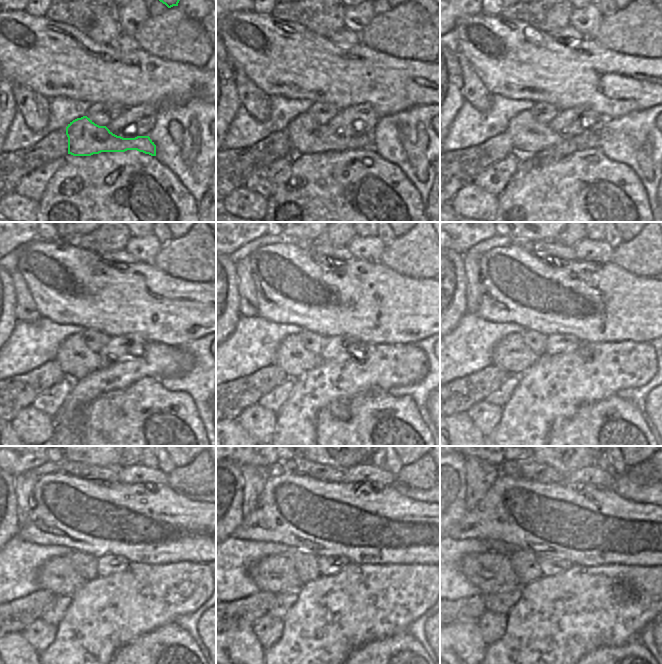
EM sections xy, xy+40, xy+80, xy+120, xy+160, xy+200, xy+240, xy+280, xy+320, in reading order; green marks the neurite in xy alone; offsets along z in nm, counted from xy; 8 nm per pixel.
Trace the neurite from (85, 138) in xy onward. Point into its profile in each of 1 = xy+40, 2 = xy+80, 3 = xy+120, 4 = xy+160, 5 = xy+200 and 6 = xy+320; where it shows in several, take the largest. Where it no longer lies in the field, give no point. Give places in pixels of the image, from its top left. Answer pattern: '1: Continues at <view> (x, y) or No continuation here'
1: Continues at xy+40 (307, 136)
2: Continues at xy+80 (528, 136)
3: Continues at xy+120 (75, 359)
4: Continues at xy+160 (292, 356)
5: Continues at xy+200 (511, 354)
6: Continues at xy+320 (492, 572).

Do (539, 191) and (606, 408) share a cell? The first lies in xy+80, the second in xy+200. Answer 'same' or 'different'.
same

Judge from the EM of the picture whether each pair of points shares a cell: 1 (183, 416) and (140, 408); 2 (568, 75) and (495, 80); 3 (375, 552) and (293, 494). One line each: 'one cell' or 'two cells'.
1: one cell
2: one cell
3: one cell

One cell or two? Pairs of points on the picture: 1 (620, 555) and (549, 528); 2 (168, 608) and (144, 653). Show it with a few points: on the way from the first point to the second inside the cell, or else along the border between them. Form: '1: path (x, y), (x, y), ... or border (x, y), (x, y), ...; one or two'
1: path (602, 546), (584, 528), (567, 528); one
2: border (173, 621), (137, 638); two

